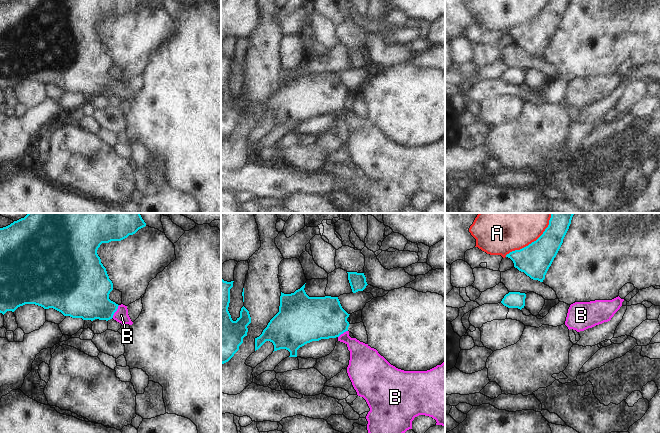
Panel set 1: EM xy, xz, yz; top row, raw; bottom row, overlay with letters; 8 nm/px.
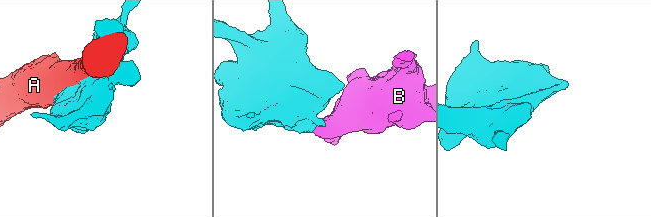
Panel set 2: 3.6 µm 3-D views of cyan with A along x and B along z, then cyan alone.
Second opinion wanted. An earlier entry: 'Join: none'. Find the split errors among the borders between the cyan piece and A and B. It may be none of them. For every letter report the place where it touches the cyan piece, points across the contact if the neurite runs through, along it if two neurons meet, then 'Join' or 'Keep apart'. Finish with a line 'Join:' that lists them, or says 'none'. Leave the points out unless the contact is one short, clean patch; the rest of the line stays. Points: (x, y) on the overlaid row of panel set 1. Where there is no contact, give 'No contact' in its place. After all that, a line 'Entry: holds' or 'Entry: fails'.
A: Touches cyan at yz (534, 241). Keep apart
B: Touches cyan at xy (116, 310). Path across: xy (88, 297), (104, 309), (116, 310), (121, 315). Join
Join: B.
Entry: fails

